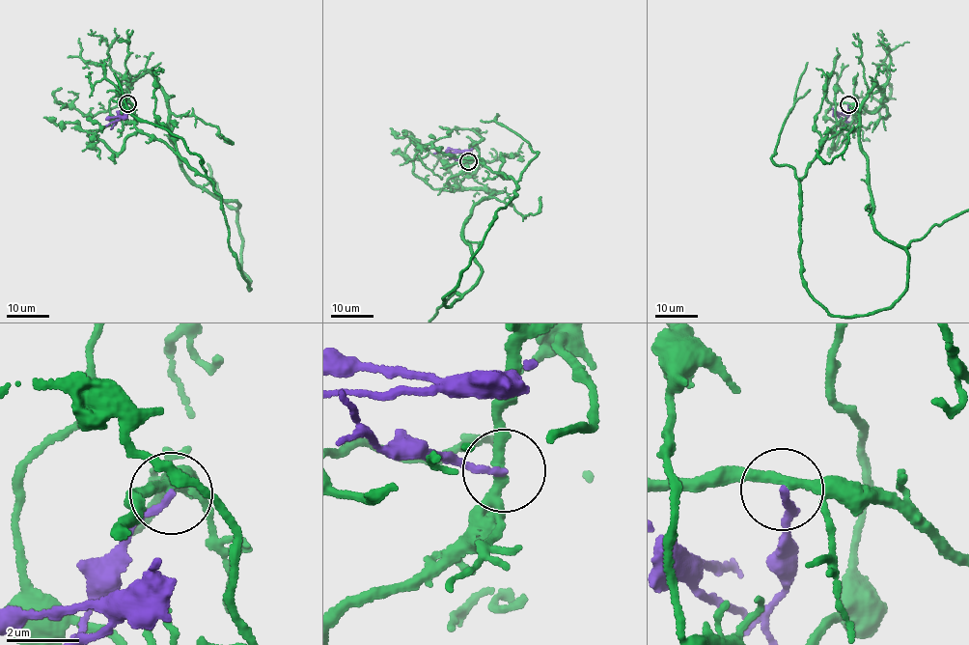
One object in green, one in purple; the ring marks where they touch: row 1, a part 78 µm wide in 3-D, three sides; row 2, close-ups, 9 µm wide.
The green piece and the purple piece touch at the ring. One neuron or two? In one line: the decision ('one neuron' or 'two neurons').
two neurons

